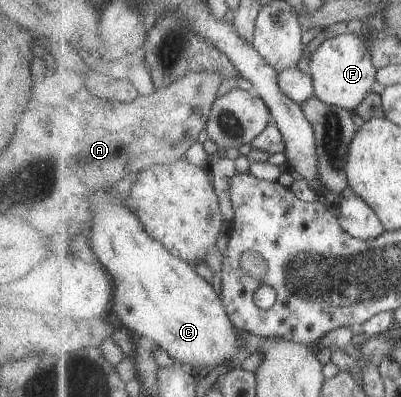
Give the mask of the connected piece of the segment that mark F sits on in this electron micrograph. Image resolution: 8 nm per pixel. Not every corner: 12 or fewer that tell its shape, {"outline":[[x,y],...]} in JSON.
{"outline":[[335,35],[308,63],[316,98],[353,111],[377,69],[365,38]]}

